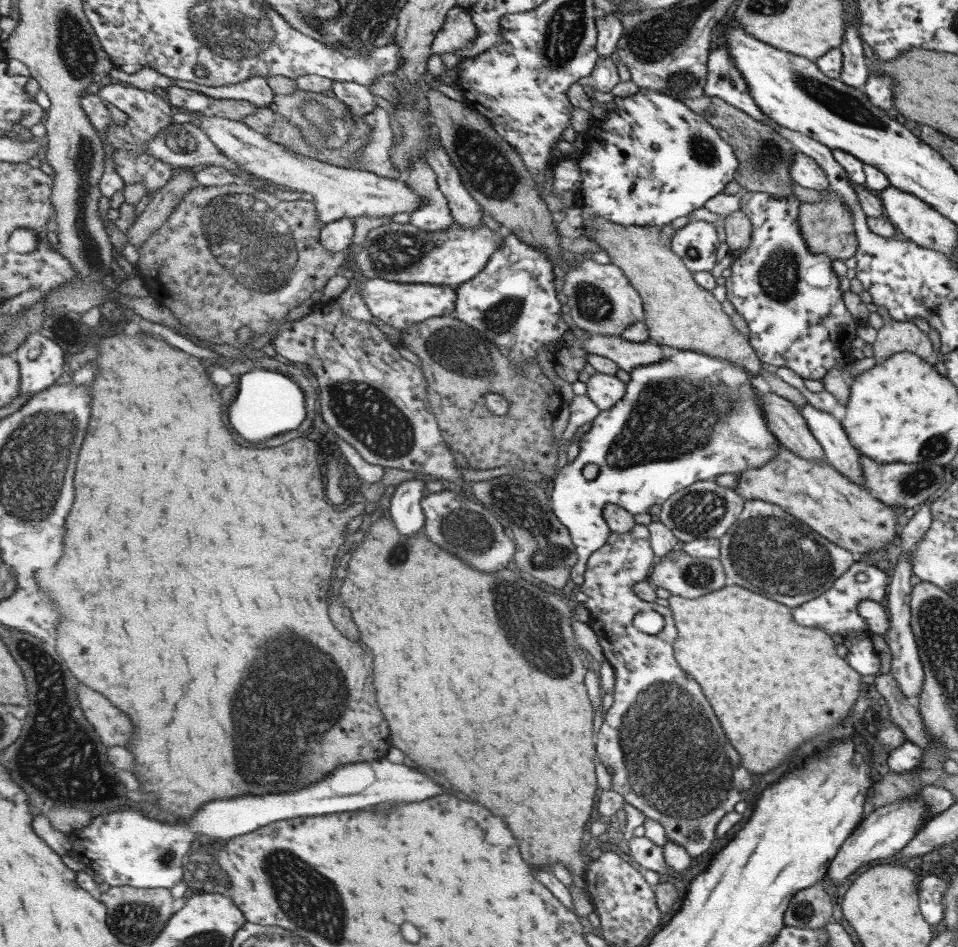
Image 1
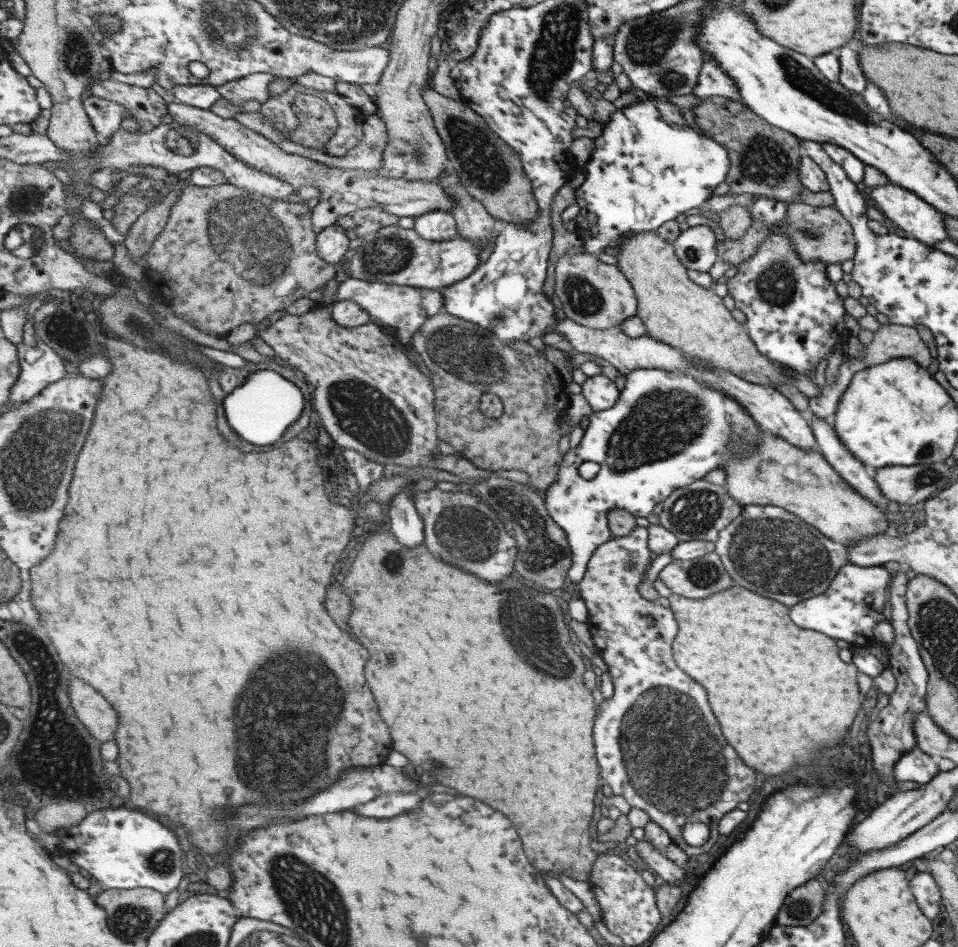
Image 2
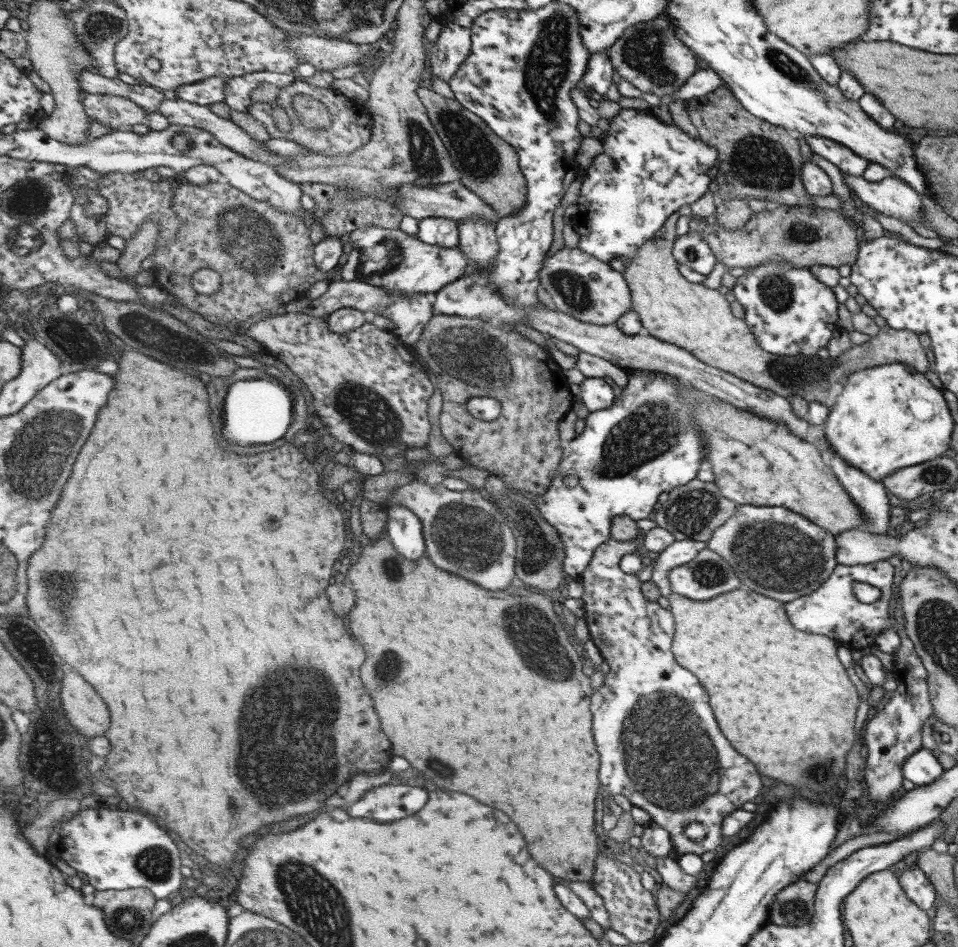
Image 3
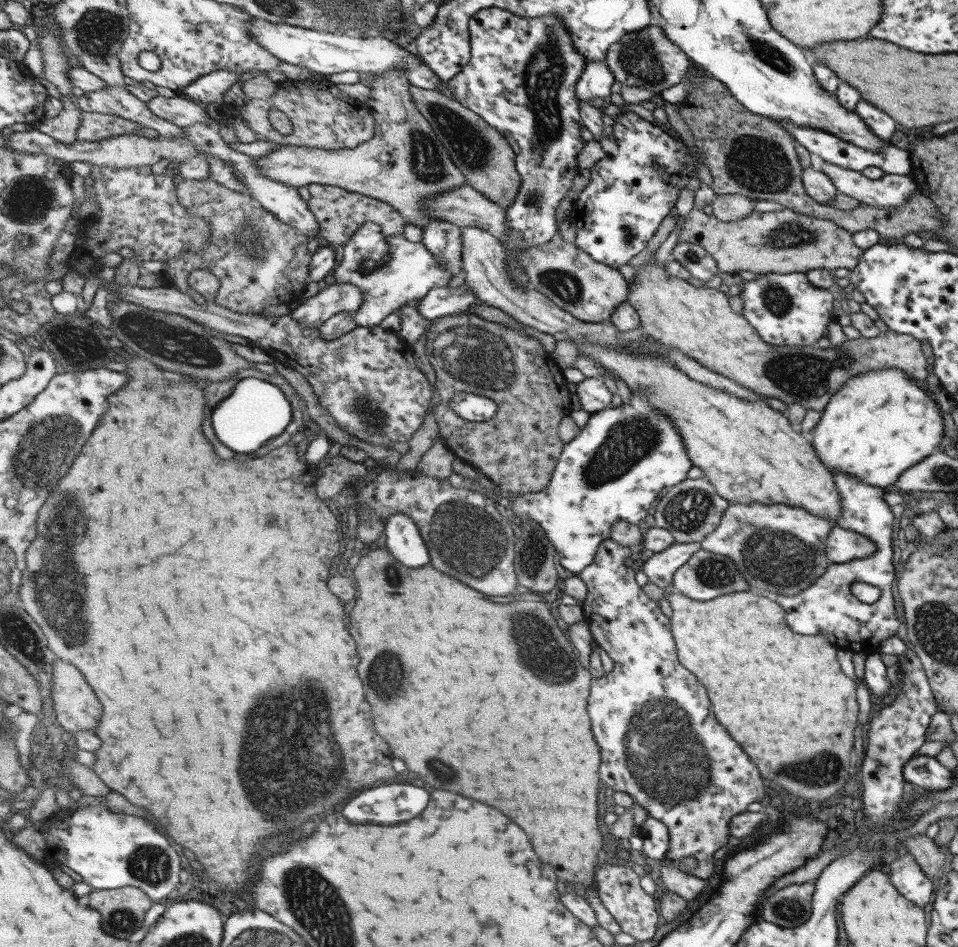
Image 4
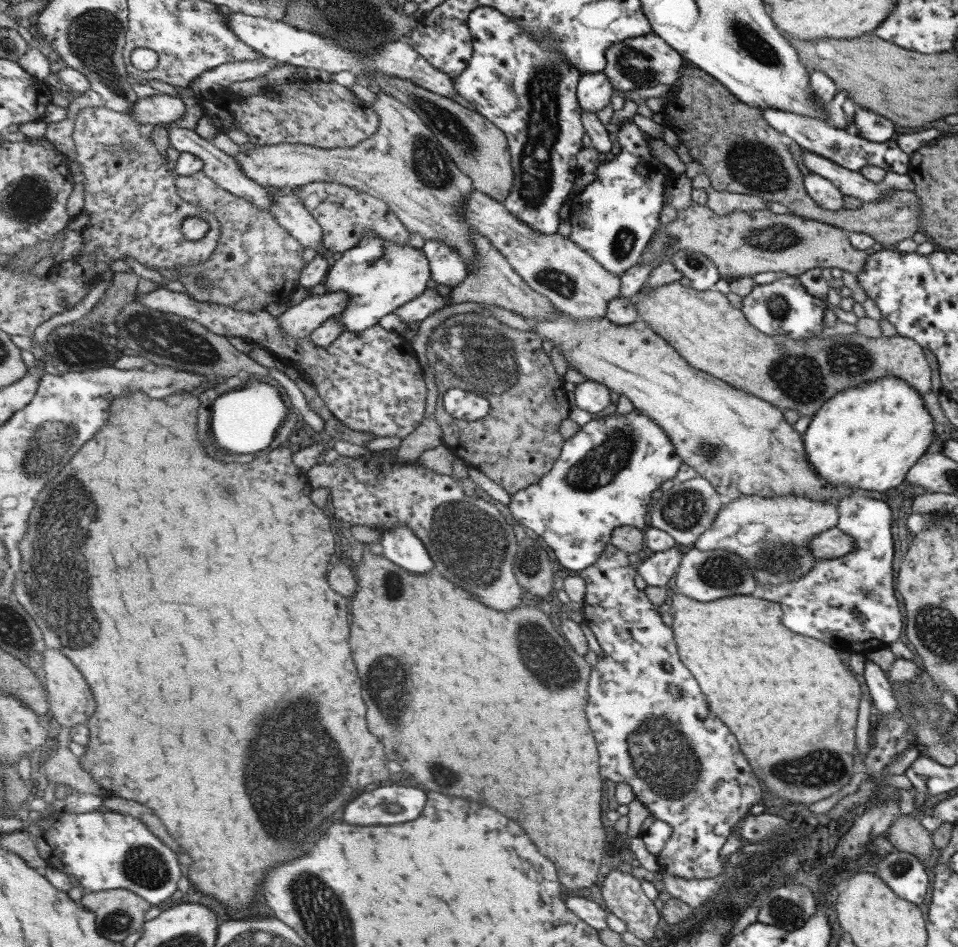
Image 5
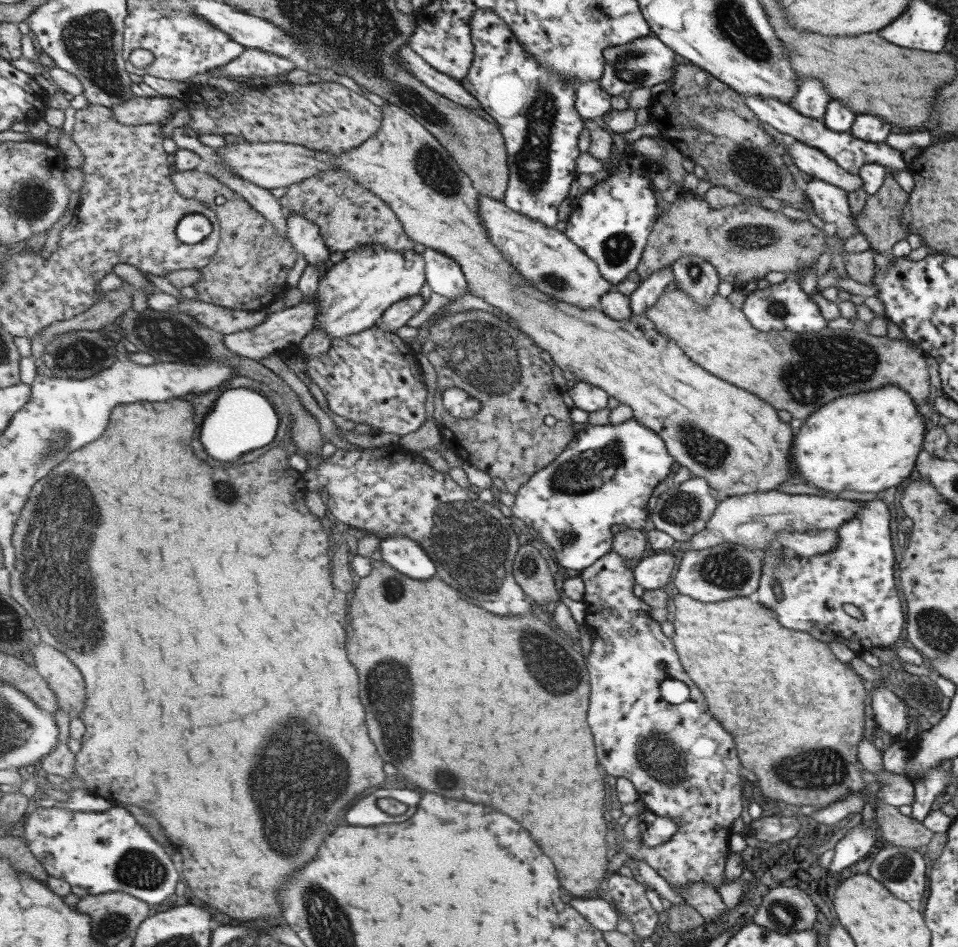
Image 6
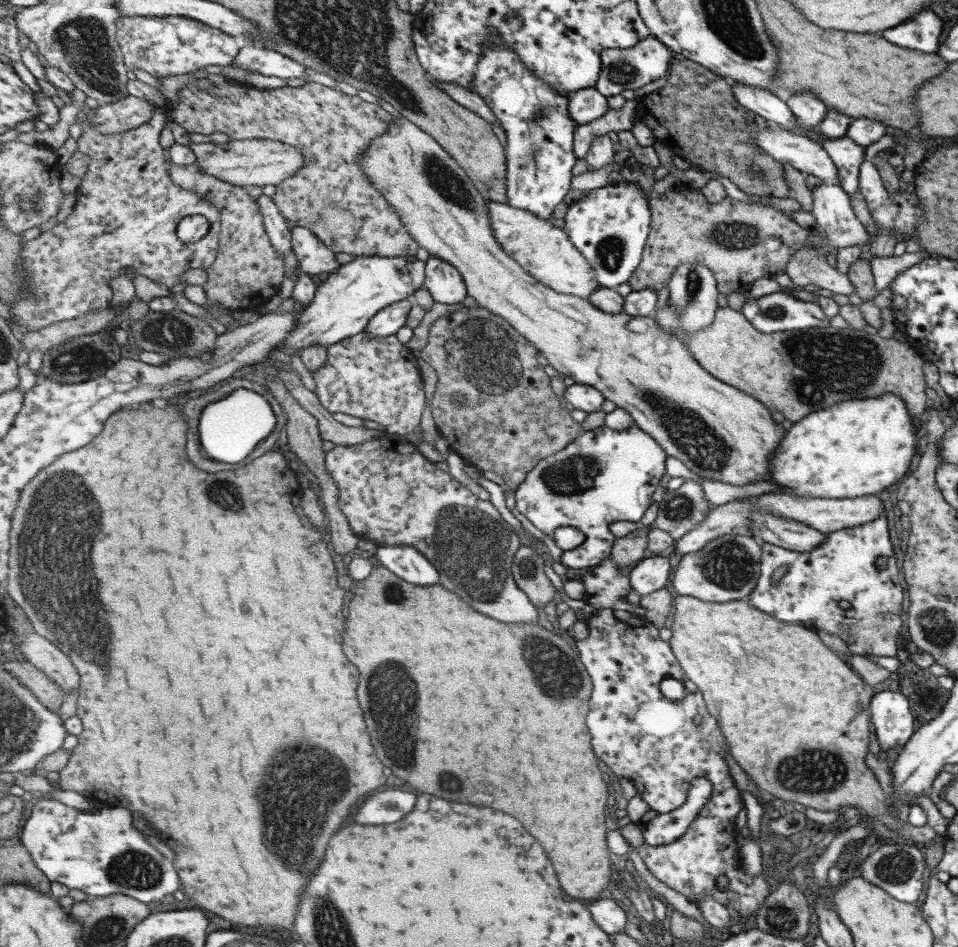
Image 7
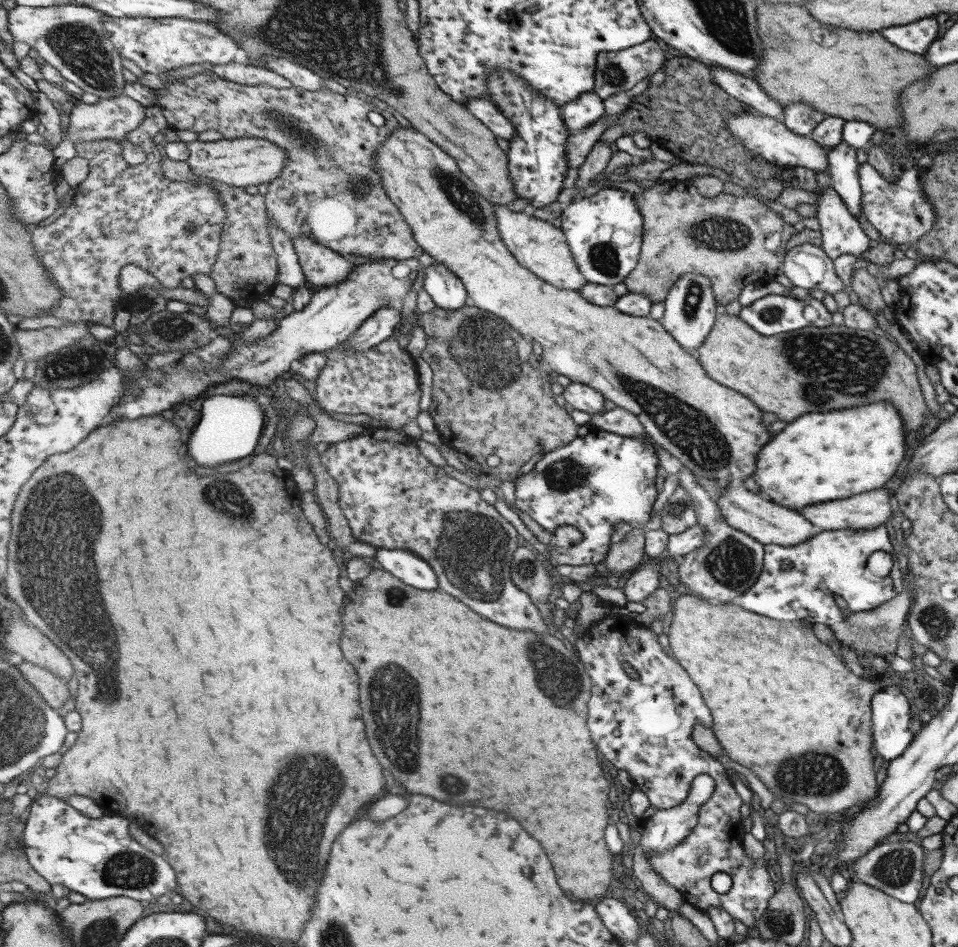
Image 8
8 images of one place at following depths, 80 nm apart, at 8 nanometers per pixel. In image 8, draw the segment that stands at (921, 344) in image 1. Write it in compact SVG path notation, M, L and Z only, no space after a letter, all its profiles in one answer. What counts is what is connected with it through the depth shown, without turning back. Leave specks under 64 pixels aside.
M724 312L716 315L707 338L696 348L694 354L709 378L745 395L759 410L772 412L783 422L791 422L805 412L829 412L879 400L889 401L900 414L904 436L912 439L919 432L921 421L927 414L927 405L917 383L915 364L897 344L885 338L877 338L869 330L855 330L845 325L831 324L823 328L798 328L767 337L757 334L737 315Z

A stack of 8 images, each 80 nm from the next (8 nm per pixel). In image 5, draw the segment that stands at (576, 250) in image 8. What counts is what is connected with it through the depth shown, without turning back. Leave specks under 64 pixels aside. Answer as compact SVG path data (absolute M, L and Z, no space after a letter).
M623 122L617 133L618 147L612 156L600 161L595 173L597 178L583 188L581 192L570 198L572 215L568 218L571 224L570 238L580 247L583 247L597 262L600 262L607 270L614 272L618 277L633 264L638 264L639 254L649 242L653 230L659 222L659 212L665 204L663 188L673 182L674 173L665 164L662 164L651 152L647 142L651 140L645 132L641 132L631 122Z

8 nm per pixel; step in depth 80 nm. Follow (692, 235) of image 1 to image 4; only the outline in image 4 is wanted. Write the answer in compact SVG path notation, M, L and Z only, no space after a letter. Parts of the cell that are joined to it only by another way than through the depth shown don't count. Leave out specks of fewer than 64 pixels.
M678 242L669 256L671 260L679 261L697 280L709 280L718 271L716 262L697 243Z

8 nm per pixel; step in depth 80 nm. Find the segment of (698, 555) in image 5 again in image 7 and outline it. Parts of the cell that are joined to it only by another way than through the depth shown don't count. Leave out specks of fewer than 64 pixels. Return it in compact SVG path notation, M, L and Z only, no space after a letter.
M721 535L713 541L705 544L701 551L696 551L683 555L680 566L673 572L670 589L675 590L675 594L697 598L699 601L709 603L723 603L737 601L745 598L755 587L760 575L761 542L749 535Z

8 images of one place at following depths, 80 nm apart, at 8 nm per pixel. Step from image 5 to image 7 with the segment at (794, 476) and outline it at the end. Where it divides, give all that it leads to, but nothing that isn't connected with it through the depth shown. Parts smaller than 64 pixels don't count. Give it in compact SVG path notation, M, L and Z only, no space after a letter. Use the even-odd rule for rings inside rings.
M403 116L400 118L395 117L387 134L383 134L381 138L377 138L368 146L368 152L365 153L364 157L360 160L360 165L364 173L368 175L368 179L381 191L381 195L385 196L385 199L393 204L393 208L400 214L401 220L405 223L405 226L408 227L412 237L415 238L423 248L426 248L431 255L442 258L444 261L450 262L453 266L456 266L465 279L466 285L468 286L468 294L474 298L479 306L485 308L485 310L498 314L505 318L505 320L508 320L525 339L537 346L539 350L542 350L542 352L545 353L552 371L560 376L569 376L575 383L589 385L600 390L617 408L627 410L632 416L634 425L640 427L640 429L647 434L652 435L652 437L660 443L665 454L680 460L685 465L685 468L690 470L693 474L701 478L707 478L707 480L725 482L725 484L731 484L731 486L747 486L747 484L753 482L768 480L765 474L769 472L769 456L773 454L773 450L775 450L775 446L777 446L775 442L781 440L783 434L785 434L785 430L781 428L781 425L771 419L769 409L756 398L745 394L745 392L734 386L729 386L717 380L706 370L703 370L689 354L689 351L685 348L681 340L667 333L663 327L656 322L656 319L653 318L652 315L647 317L633 317L623 312L611 314L608 311L601 310L600 307L595 306L590 300L553 290L552 287L545 286L543 282L535 278L532 274L529 274L529 271L525 270L524 267L517 262L517 259L513 258L496 239L495 230L493 230L492 227L492 217L488 209L489 200L486 200L484 196L478 192L476 183L472 181L472 178L469 178L465 169L452 157L452 154L449 154L444 147L433 138L433 135L427 134L427 132L421 130L417 124L413 124L411 120ZM231 139L222 144L197 143L189 147L195 151L198 158L197 166L203 172L246 188L250 186L280 186L308 164L304 152L299 147L273 139Z

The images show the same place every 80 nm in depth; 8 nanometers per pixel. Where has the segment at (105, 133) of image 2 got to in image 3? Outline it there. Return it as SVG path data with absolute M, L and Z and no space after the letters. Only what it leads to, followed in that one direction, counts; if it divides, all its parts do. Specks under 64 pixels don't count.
M93 94L85 100L85 106L91 108L91 120L99 120L99 123L105 123L113 128L141 124L151 131L163 131L172 125L163 113L148 112L130 98Z

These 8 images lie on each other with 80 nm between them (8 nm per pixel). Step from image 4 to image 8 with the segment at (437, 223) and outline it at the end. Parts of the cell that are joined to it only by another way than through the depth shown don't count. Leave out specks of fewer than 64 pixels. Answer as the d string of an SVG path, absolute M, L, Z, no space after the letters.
M433 263L424 268L423 288L432 297L436 307L459 310L465 307L465 302L467 302L468 289L461 277L443 263Z

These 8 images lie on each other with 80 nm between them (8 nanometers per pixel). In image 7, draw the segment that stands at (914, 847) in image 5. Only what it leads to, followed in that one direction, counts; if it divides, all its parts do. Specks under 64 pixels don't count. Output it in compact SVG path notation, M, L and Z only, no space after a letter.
M676 595L672 599L672 604L671 637L668 641L672 645L673 654L676 655L676 659L680 662L680 667L687 679L691 680L699 688L699 692L703 694L705 706L707 706L709 714L717 720L717 724L721 728L721 734L723 734L723 738L725 738L725 742L727 742L727 746L731 750L733 760L743 768L743 771L758 788L769 792L775 798L789 800L789 802L799 802L799 804L809 806L809 808L814 808L815 810L830 811L837 810L839 807L856 806L860 812L864 811L867 817L881 822L883 826L897 834L902 834L905 838L910 838L915 845L918 843L925 844L928 840L936 837L936 832L926 824L921 826L913 826L911 823L905 823L902 826L897 825L899 824L898 816L891 814L892 810L886 794L881 790L873 773L868 769L867 763L864 762L867 752L867 737L869 736L869 728L867 727L869 710L867 709L870 705L870 698L874 694L873 686L863 683L863 680L852 670L849 670L849 667L837 657L837 654L833 654L827 646L823 646L821 640L817 638L817 634L813 634L811 630L801 628L801 626L789 626L789 624L777 622L769 614L757 612L753 606L745 604L745 601L741 599L723 604L709 603L689 596Z

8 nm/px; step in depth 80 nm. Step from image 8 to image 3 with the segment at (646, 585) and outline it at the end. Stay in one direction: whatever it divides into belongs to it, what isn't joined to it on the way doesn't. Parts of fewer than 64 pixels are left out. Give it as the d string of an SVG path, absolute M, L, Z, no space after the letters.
M674 541L658 554L651 571L651 582L660 590L660 595L666 597L670 592L667 586L667 574L671 568L681 566L691 561L699 551L705 549L705 543L698 541Z

